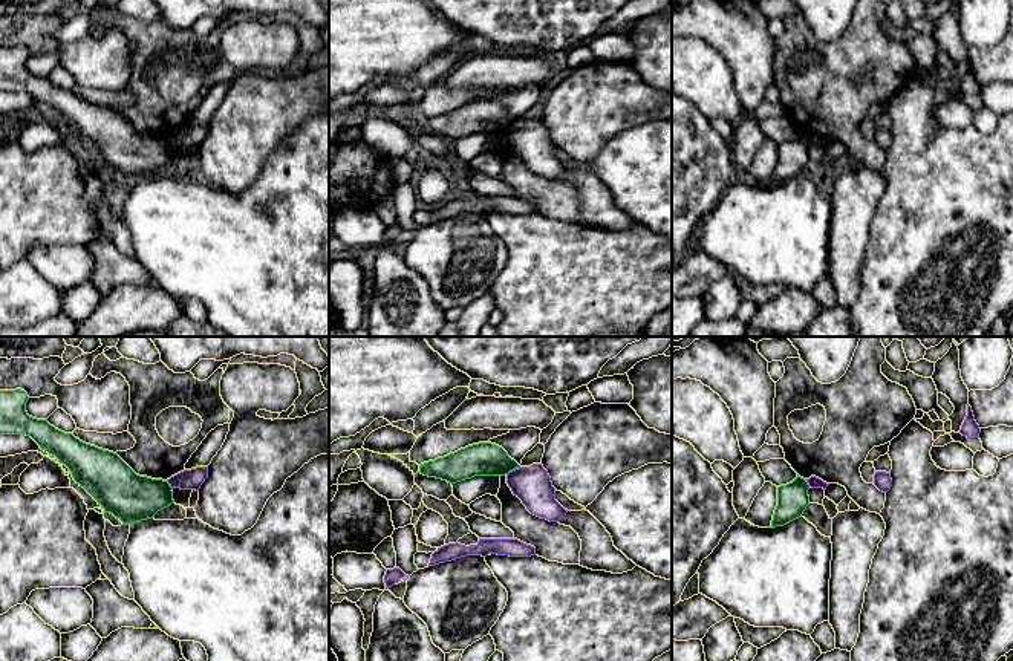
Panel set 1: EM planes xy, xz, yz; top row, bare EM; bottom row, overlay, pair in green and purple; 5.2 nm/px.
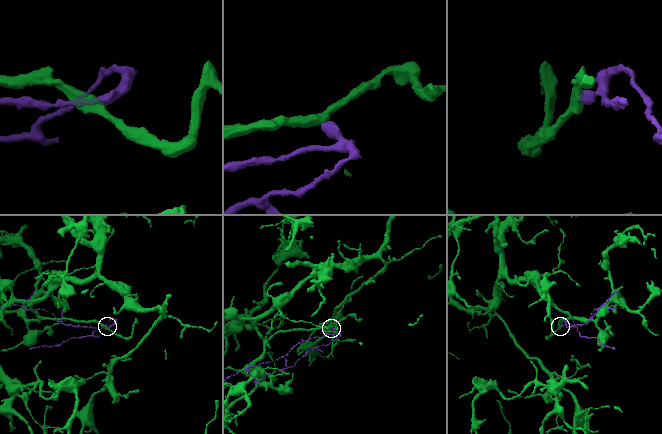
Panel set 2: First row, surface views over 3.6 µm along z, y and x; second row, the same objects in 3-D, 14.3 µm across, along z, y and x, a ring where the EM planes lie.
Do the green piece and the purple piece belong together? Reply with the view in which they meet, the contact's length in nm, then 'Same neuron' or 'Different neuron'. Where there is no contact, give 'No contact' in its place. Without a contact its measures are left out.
Touches green in xz. Shared border 90 nm. Different neuron

